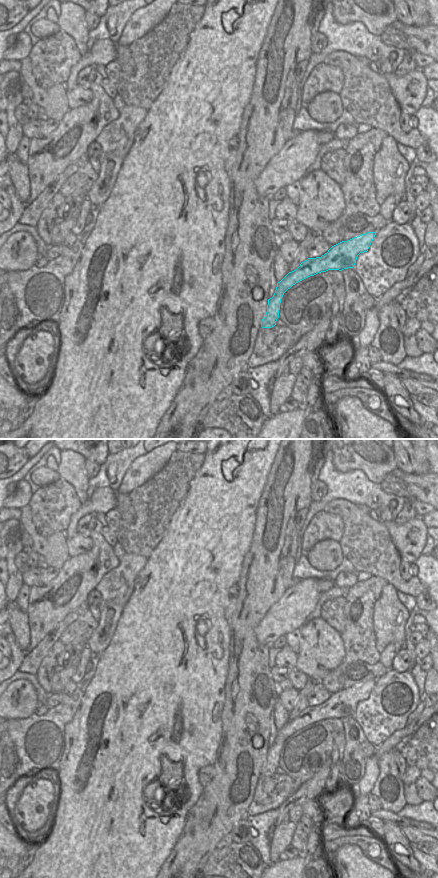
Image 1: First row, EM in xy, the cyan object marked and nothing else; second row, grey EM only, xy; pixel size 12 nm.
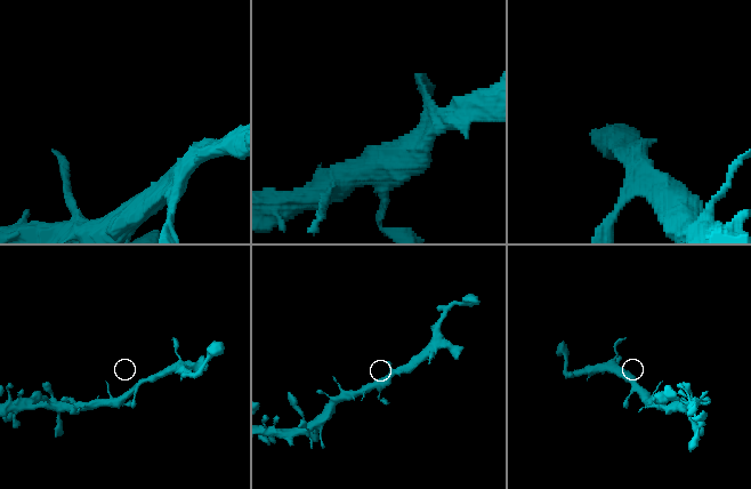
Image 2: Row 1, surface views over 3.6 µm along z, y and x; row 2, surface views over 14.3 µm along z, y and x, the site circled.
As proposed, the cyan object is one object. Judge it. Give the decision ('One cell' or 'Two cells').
One cell.

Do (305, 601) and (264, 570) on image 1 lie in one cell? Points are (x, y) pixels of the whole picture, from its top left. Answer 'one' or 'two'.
two

